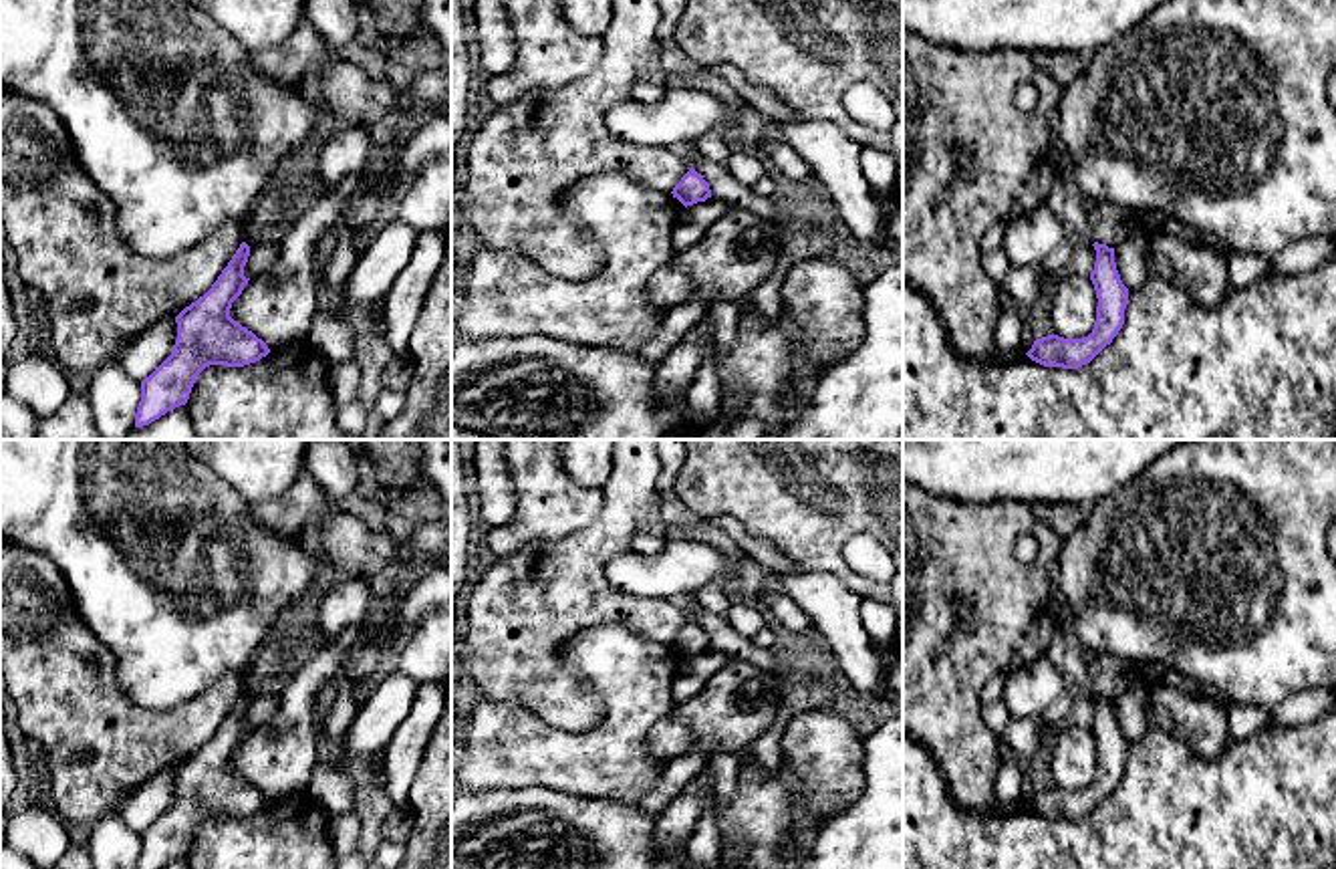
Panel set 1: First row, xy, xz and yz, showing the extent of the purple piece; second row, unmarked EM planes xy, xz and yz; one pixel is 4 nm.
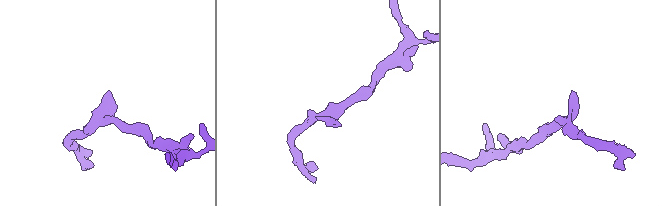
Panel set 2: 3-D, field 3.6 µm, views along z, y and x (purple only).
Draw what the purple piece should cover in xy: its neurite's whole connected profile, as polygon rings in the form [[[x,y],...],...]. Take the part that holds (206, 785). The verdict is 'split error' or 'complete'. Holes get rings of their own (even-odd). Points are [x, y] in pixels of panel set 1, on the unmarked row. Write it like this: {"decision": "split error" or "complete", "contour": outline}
{"decision": "complete", "contour": [[[240,696],[212,740],[177,768],[171,806],[141,833],[135,869],[161,869],[185,857],[195,829],[210,817],[244,819],[270,804],[266,794],[230,768],[232,754],[250,730],[244,718],[250,698]]]}

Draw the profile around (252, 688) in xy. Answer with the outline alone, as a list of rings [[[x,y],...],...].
[[[248,665],[248,669],[242,675],[244,675],[244,694],[250,700],[264,694],[280,694],[284,688],[282,677],[268,677],[264,681],[258,681],[252,673],[252,665]]]

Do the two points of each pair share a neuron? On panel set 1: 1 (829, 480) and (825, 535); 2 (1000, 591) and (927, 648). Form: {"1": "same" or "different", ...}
{"1": "same", "2": "same"}

